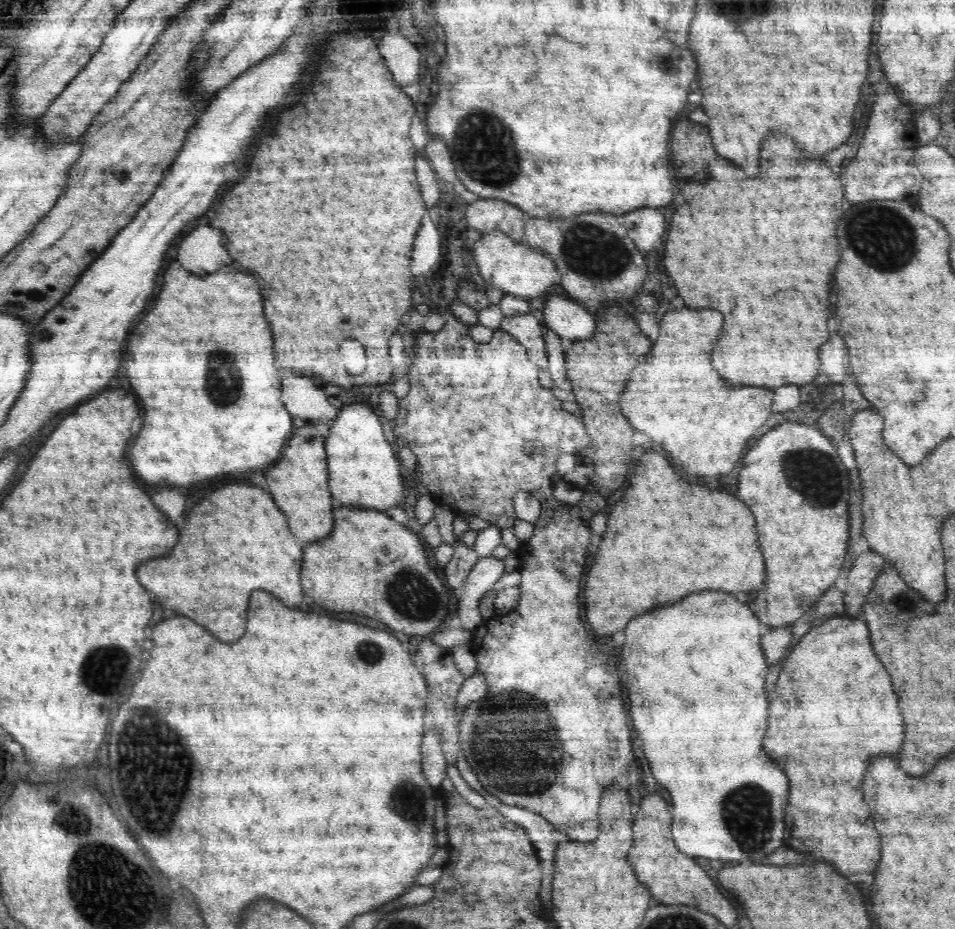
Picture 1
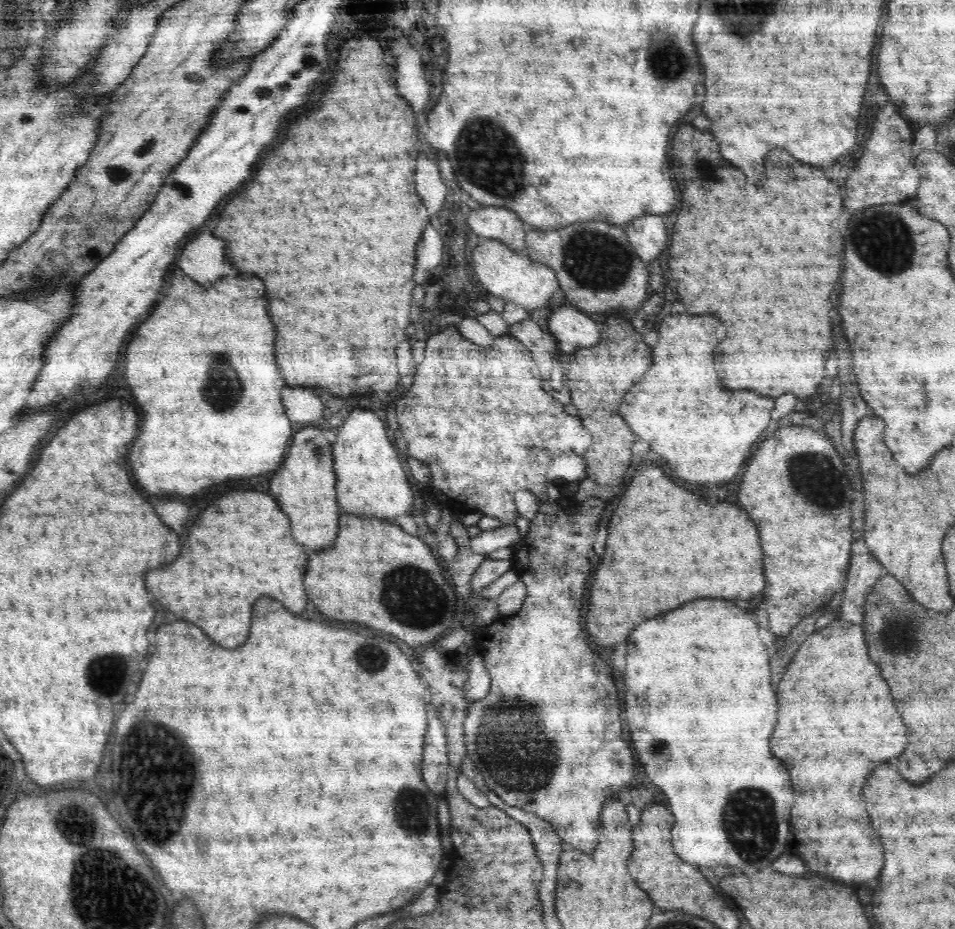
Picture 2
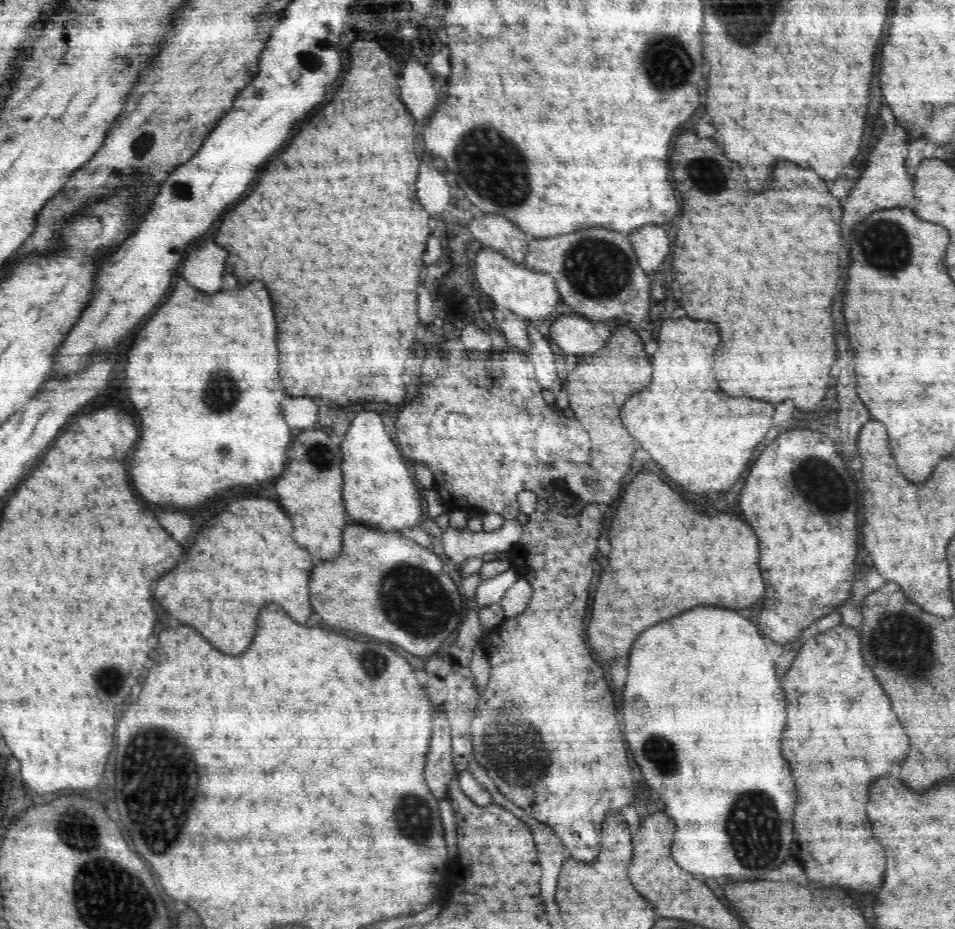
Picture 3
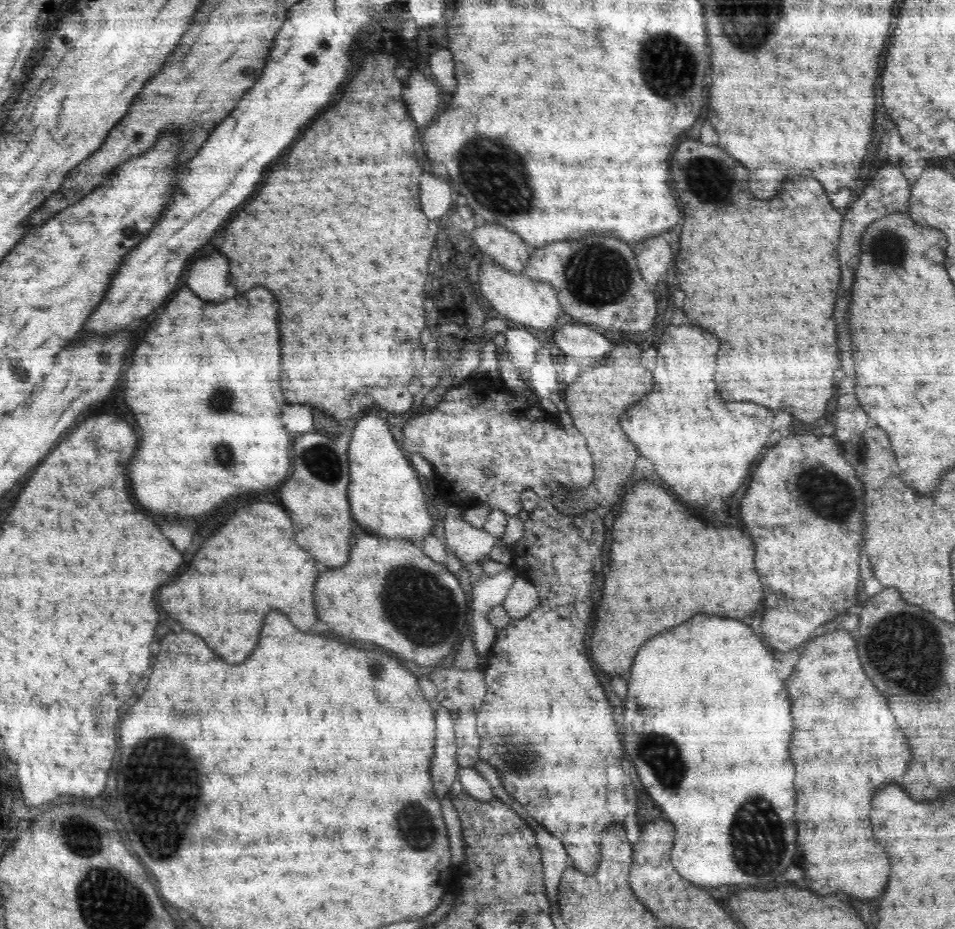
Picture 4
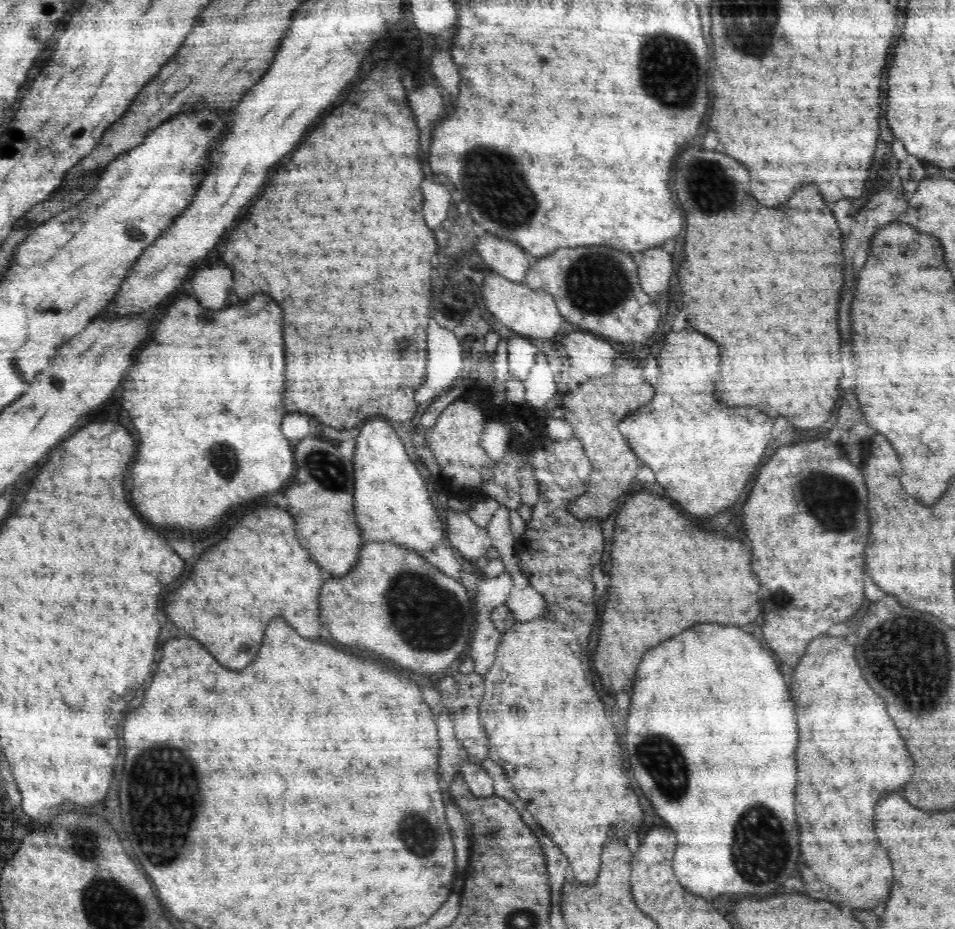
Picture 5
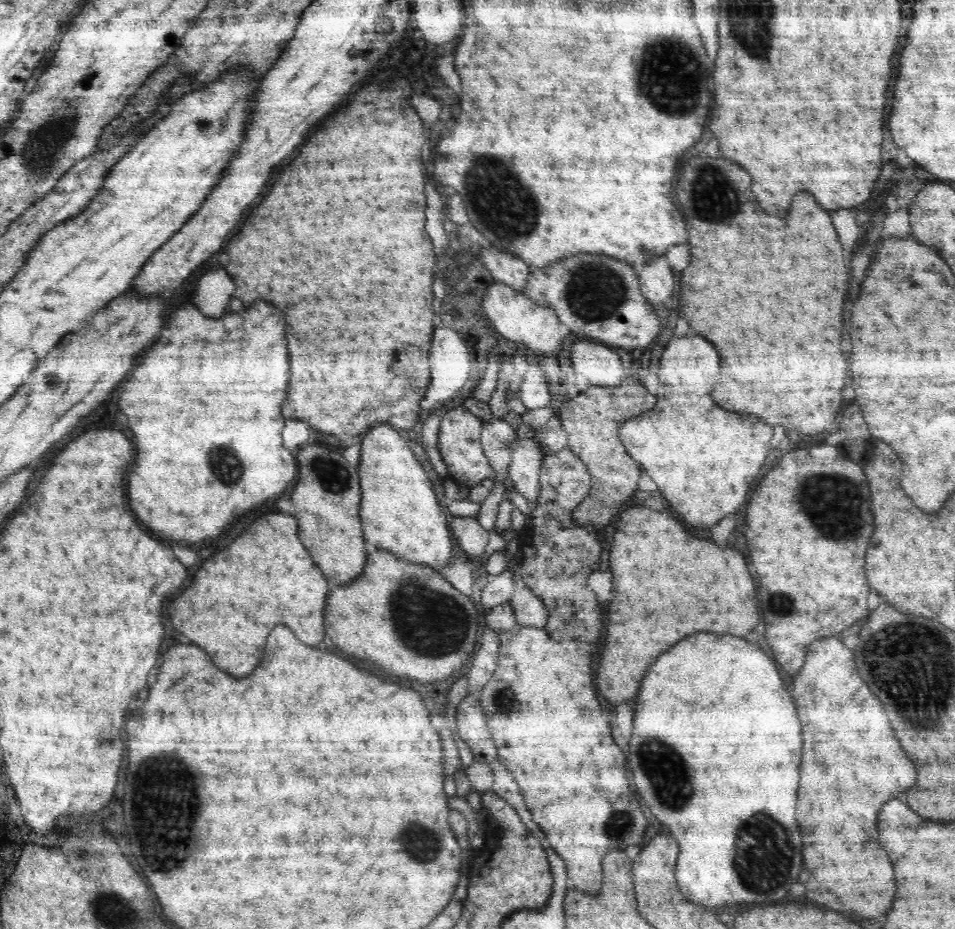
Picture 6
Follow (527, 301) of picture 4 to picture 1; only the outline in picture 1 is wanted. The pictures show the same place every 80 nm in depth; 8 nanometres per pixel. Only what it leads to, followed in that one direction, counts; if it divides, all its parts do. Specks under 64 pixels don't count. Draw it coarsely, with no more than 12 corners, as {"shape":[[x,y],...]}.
{"shape":[[488,232],[473,244],[489,287],[526,301],[559,282],[544,251]]}

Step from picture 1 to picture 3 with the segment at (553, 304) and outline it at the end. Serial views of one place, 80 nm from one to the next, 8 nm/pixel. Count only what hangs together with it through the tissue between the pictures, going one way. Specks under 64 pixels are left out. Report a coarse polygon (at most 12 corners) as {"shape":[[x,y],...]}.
{"shape":[[574,314],[549,332],[564,355],[582,358],[606,346],[592,321]]}

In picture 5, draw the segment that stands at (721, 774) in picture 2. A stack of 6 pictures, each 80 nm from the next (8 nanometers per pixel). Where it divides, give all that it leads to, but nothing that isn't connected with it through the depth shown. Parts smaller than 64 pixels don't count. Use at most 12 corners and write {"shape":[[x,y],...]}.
{"shape":[[756,638],[638,665],[622,742],[694,896],[796,874],[796,710]]}

